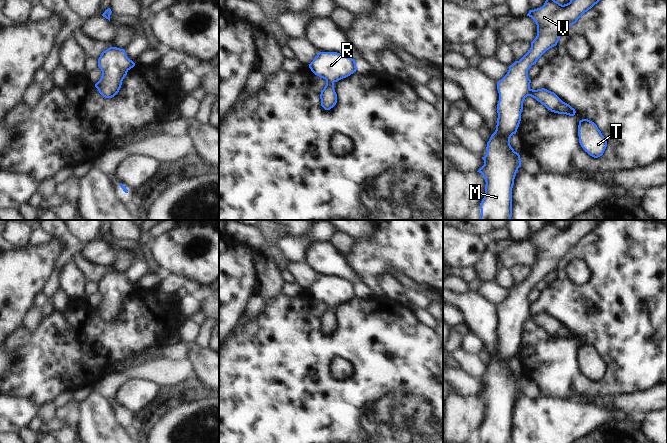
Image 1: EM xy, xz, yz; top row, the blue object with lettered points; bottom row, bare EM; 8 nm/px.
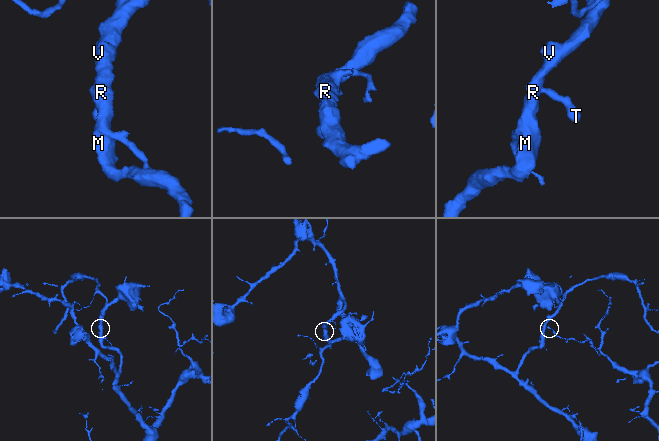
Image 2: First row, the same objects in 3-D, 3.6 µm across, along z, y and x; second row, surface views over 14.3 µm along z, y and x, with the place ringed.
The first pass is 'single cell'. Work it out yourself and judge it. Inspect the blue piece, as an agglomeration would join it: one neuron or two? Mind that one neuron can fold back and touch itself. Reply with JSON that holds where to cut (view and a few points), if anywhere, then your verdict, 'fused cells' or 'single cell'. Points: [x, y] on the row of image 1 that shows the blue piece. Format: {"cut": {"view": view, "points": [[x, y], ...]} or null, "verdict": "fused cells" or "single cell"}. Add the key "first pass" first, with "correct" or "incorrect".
{"first pass": "correct", "cut": null, "verdict": "single cell"}

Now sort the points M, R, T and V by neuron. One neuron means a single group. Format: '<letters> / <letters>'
M R T V

